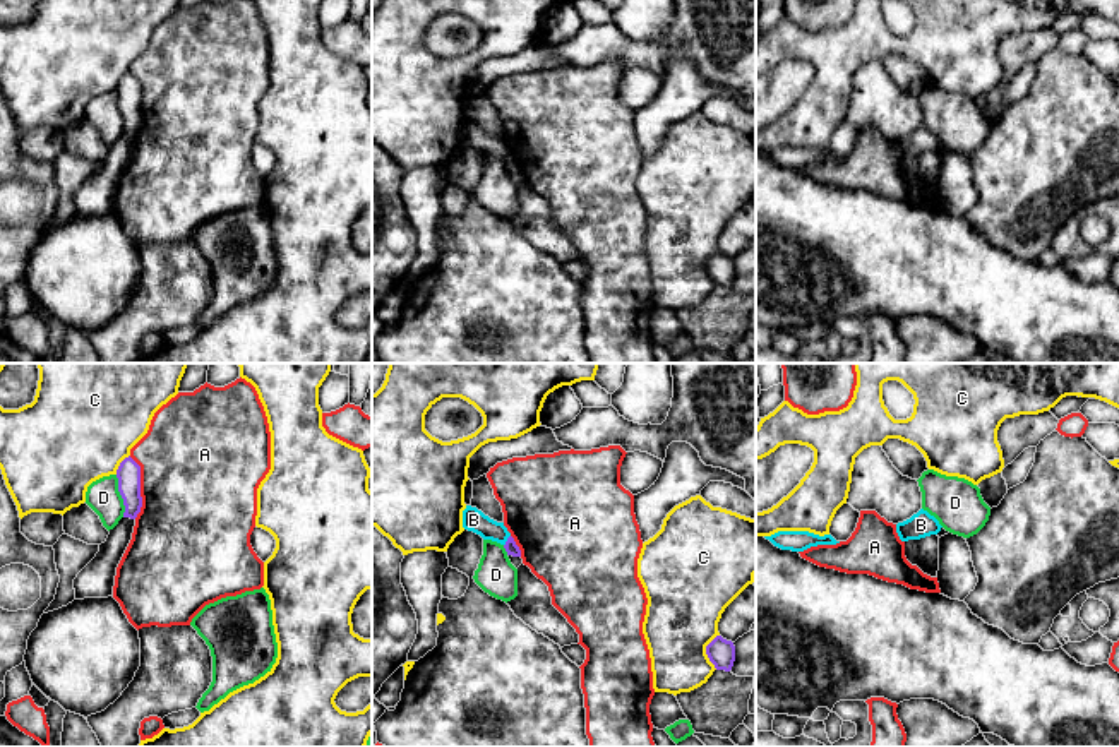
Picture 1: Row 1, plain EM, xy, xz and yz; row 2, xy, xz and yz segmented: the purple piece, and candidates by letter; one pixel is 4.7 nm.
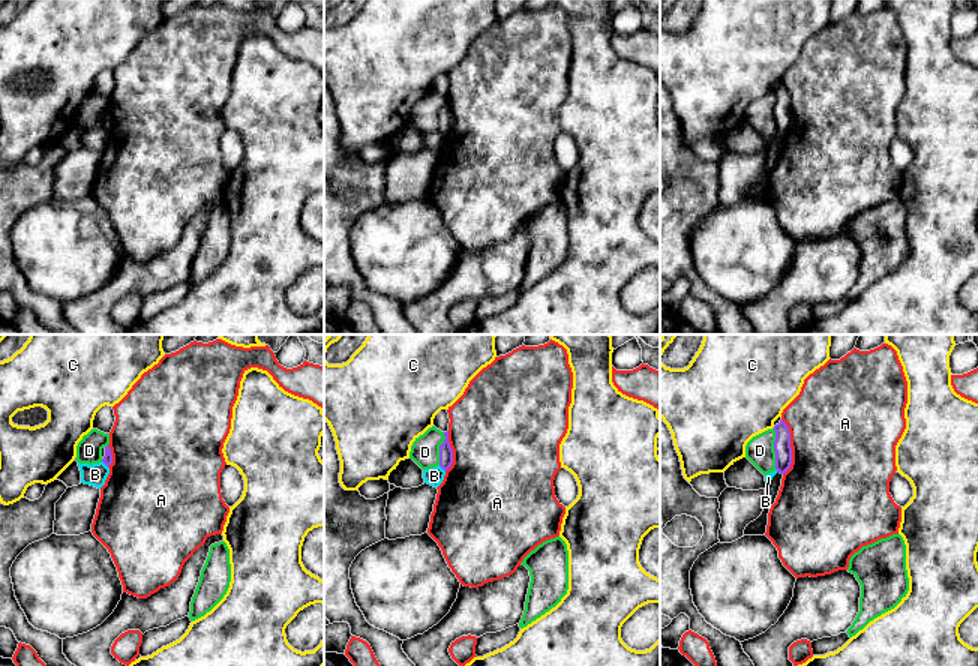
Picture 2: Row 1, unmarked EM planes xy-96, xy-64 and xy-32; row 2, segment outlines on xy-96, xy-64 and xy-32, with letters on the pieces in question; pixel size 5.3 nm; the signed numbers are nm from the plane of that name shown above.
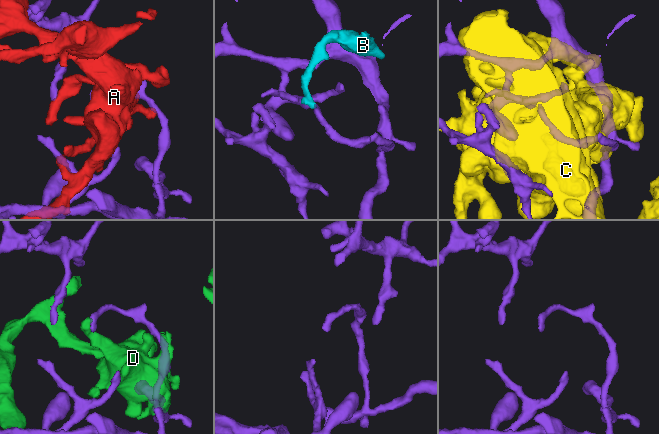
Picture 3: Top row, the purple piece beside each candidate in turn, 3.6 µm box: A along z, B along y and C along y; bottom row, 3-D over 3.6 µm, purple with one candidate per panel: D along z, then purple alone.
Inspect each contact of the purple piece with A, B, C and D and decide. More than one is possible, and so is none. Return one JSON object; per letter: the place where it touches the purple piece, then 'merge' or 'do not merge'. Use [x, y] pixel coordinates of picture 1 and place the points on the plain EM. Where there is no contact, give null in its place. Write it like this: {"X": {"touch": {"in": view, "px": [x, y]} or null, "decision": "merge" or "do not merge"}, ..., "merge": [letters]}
{"A": {"touch": {"in": "xy", "px": [139, 103]}, "decision": "do not merge"}, "B": {"touch": {"in": "xz", "px": [508, 156]}, "decision": "do not merge"}, "C": {"touch": {"in": "xz", "px": [706, 268]}, "decision": "do not merge"}, "D": {"touch": {"in": "xy", "px": [120, 110]}, "decision": "do not merge"}, "merge": []}

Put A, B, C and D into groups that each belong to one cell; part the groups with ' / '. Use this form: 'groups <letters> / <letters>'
groups A / B / C / D

